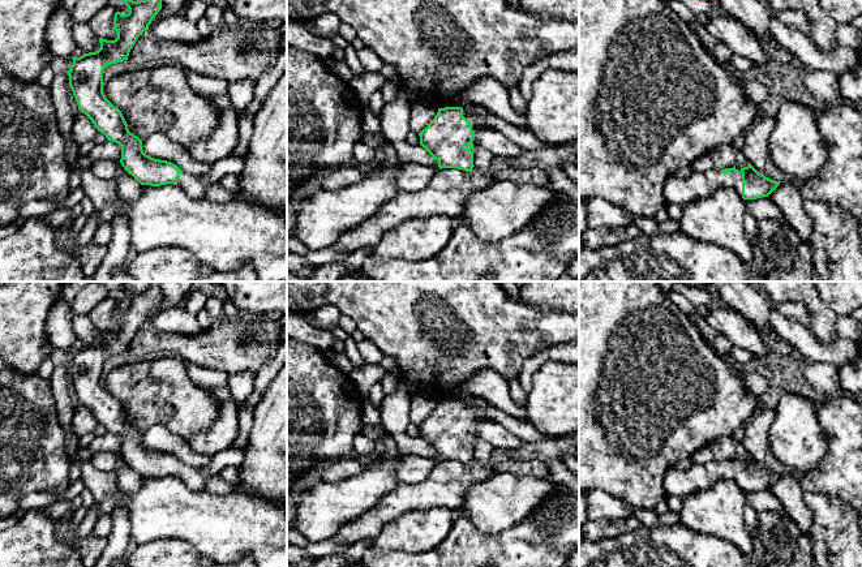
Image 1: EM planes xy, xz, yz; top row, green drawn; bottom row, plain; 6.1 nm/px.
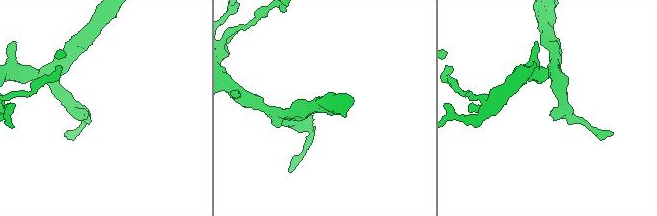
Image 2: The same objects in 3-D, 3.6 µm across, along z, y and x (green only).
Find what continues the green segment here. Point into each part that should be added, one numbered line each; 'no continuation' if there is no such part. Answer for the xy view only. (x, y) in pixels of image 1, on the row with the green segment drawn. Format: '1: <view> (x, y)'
1: xy (194, 187)

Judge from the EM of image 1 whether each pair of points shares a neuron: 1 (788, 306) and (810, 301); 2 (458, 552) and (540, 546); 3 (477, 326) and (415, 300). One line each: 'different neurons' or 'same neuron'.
1: different neurons
2: same neuron
3: same neuron

